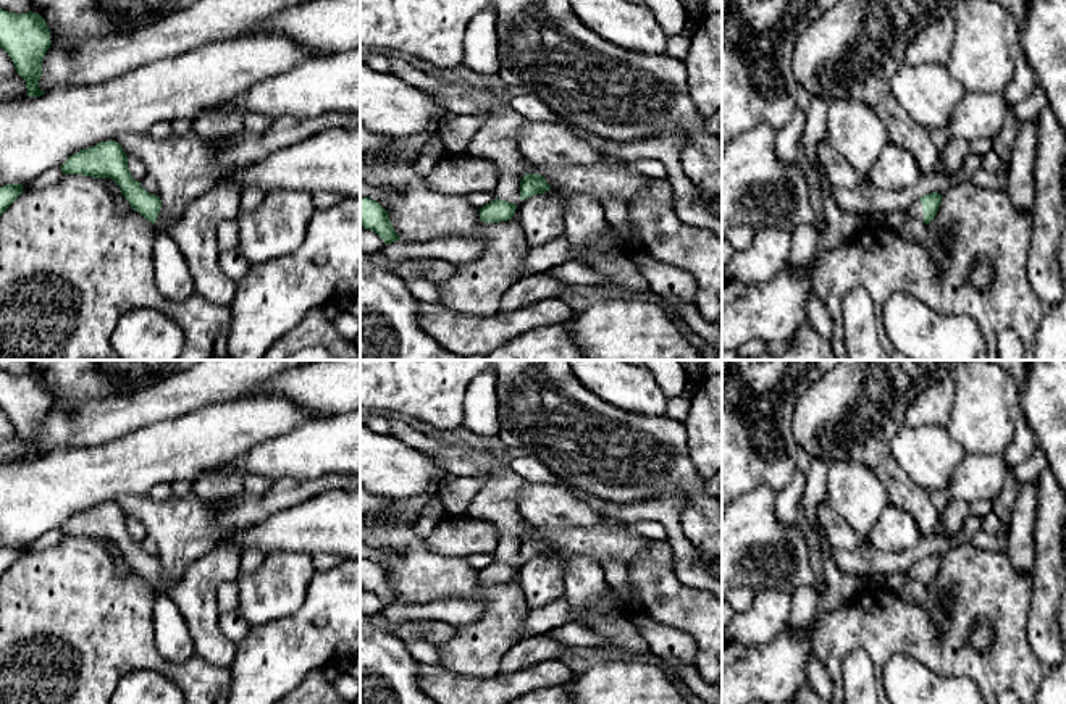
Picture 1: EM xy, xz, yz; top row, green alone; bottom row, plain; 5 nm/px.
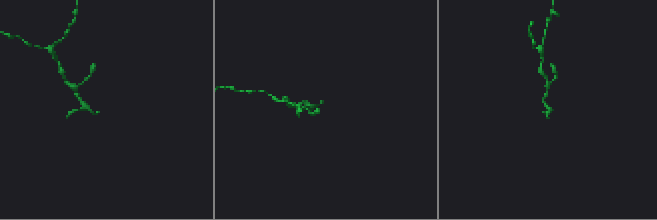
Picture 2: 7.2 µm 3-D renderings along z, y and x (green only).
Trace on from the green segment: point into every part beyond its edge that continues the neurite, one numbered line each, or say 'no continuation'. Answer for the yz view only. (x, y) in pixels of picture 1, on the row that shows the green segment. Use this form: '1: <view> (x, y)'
1: yz (895, 220)

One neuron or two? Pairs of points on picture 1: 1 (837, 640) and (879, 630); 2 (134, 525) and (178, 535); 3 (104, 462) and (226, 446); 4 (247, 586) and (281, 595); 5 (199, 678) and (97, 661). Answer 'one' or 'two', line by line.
1: one
2: two
3: one
4: one
5: one

